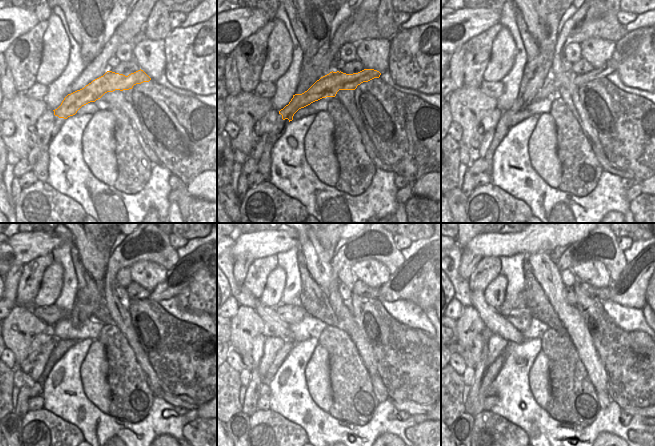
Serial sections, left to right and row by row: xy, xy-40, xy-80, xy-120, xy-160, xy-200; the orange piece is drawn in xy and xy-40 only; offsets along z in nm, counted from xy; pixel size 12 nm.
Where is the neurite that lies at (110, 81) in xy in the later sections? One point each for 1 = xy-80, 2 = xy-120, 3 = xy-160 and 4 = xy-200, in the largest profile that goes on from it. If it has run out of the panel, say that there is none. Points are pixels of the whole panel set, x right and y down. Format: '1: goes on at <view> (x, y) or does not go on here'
1: goes on at xy-80 (625, 47)
2: goes on at xy-120 (177, 278)
3: goes on at xy-160 (405, 283)
4: goes on at xy-200 (629, 289)

